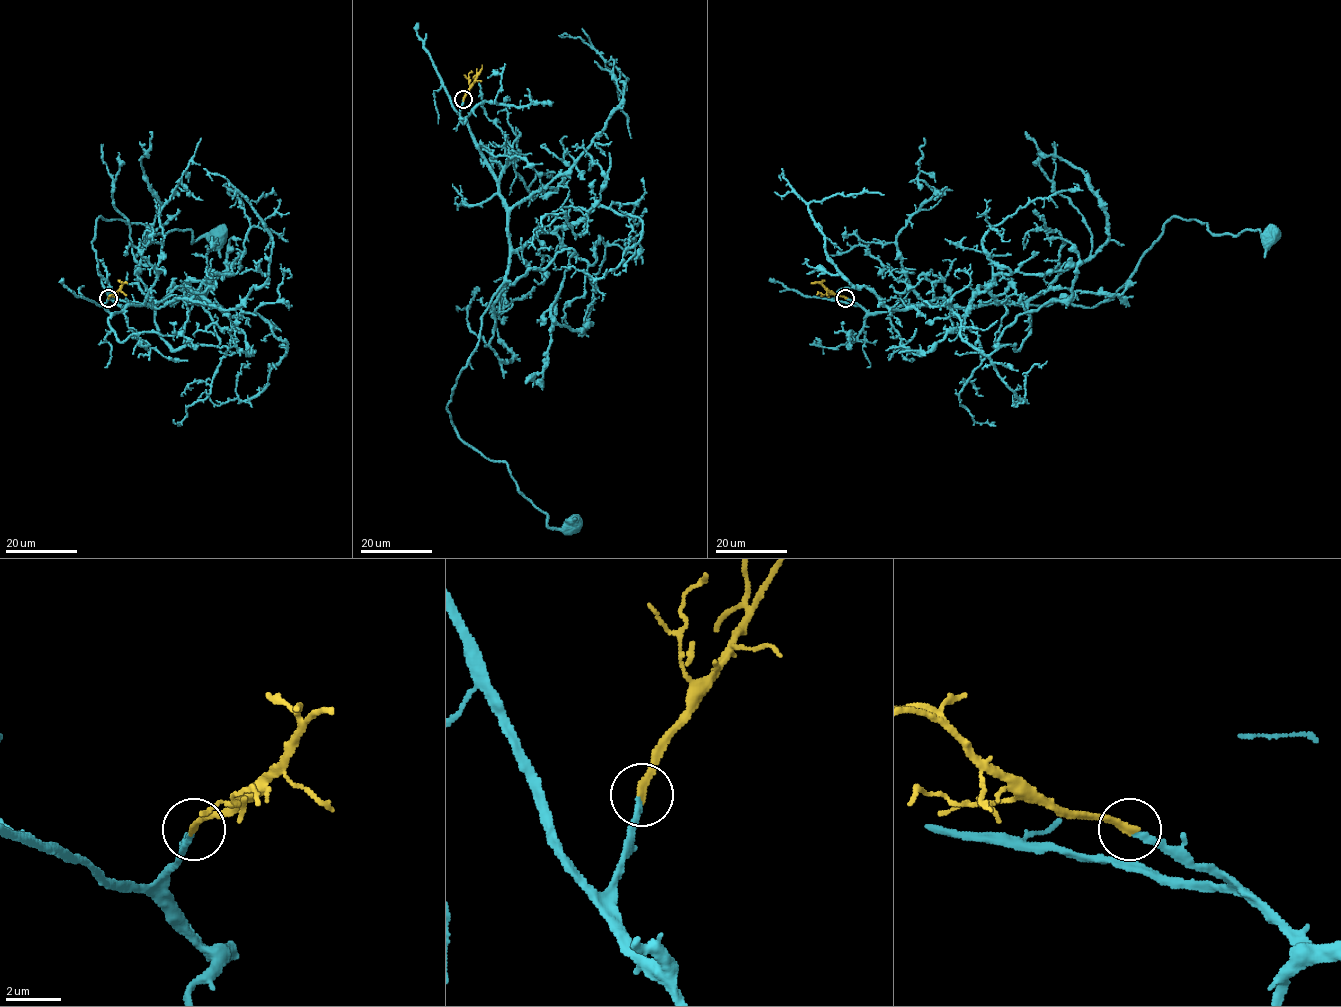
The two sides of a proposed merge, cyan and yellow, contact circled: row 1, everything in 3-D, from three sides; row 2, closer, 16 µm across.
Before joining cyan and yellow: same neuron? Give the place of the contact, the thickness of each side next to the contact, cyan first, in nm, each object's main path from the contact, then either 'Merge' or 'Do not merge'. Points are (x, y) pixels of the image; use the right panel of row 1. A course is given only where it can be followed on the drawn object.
Place: (845, 298). Thickness 190 nm (cyan) against 240 nm. Course of cyan: (845, 298), (869, 312), (1091, 308), (1111, 300), (1172, 217), (1212, 233), (1258, 230), (1272, 242), (1269, 233). Course of yellow: (845, 298), (818, 283), (811, 283). Merge

